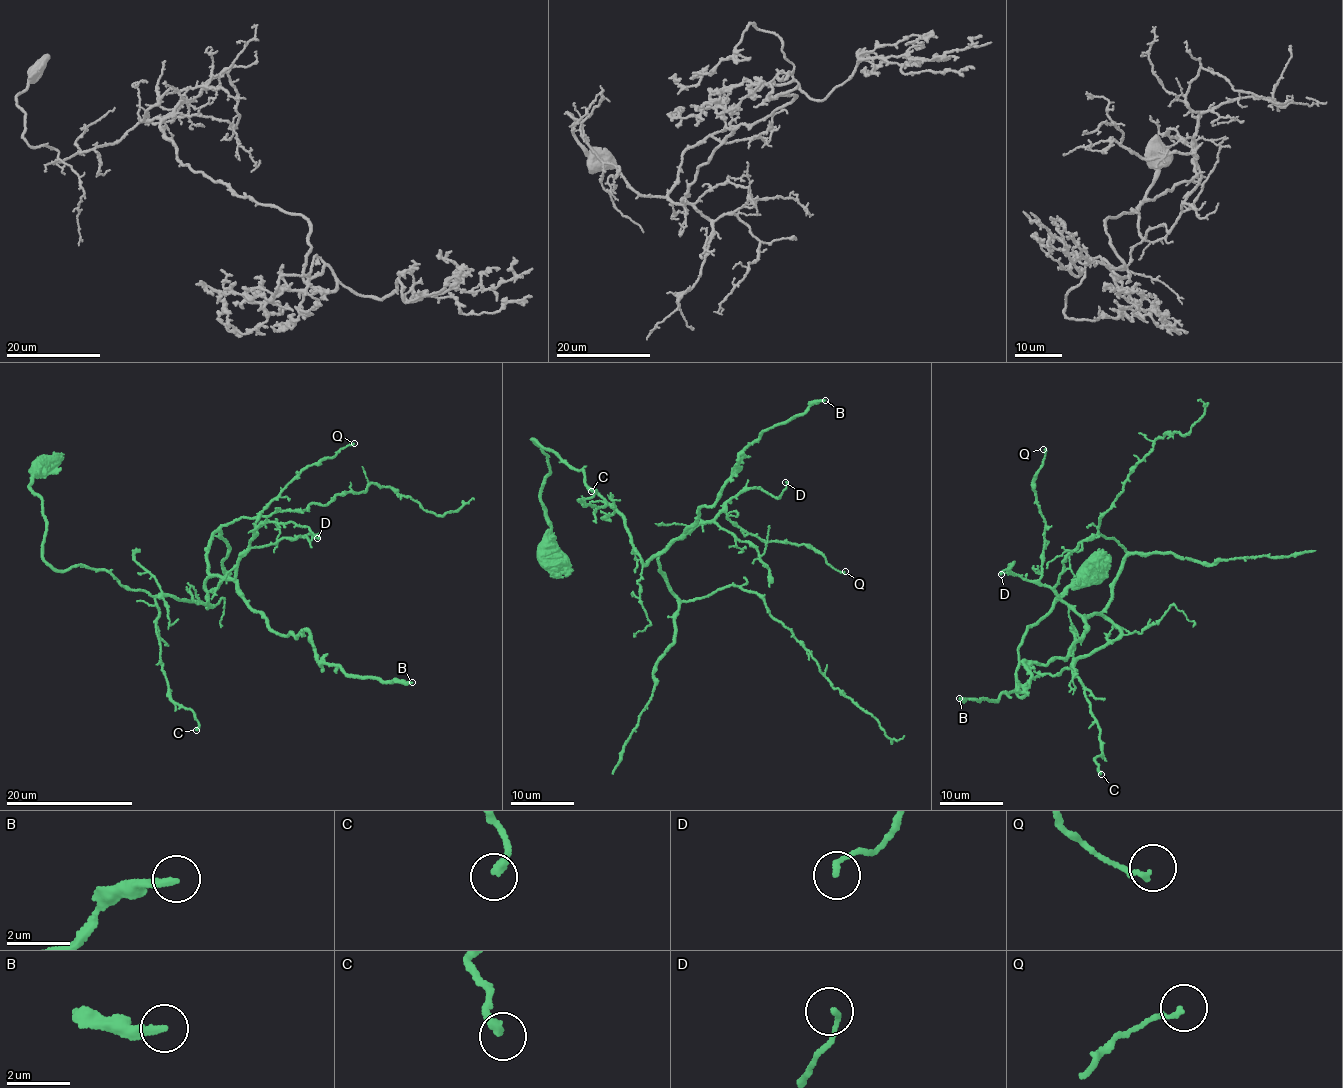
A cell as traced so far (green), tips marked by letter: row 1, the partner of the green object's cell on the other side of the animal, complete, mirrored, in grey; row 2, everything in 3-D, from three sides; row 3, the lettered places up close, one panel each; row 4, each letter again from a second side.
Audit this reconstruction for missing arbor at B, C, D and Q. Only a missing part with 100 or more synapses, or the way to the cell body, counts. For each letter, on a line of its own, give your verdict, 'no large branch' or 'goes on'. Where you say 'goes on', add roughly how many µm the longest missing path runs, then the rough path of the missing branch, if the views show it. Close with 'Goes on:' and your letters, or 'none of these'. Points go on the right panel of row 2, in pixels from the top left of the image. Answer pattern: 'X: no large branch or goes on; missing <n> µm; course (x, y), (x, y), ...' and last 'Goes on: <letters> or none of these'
B: goes on; missing 90 µm
C: no large branch
D: no large branch
Q: no large branch
Goes on: B

